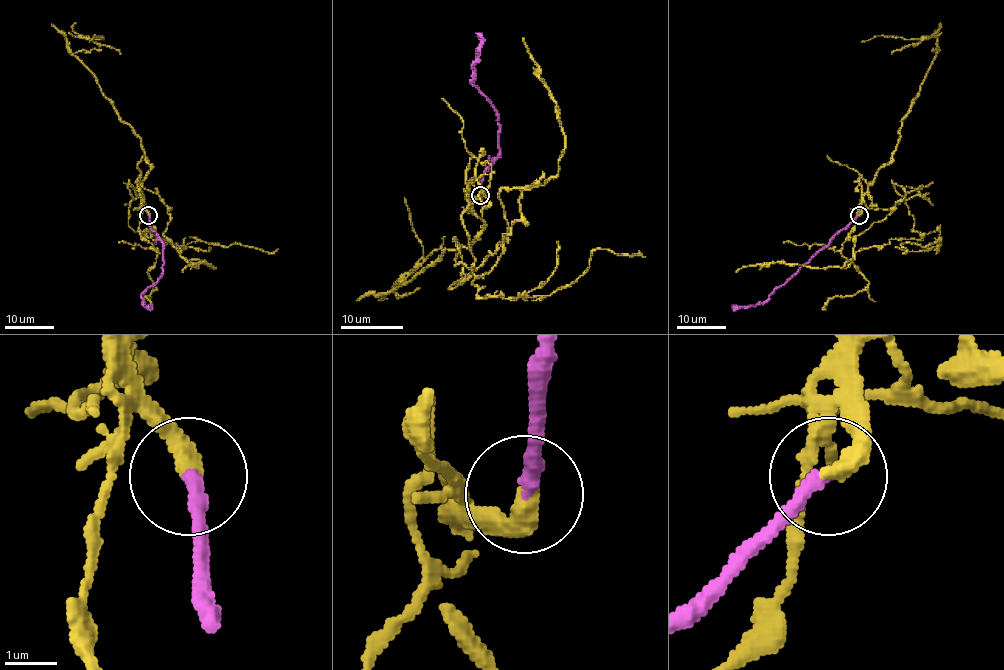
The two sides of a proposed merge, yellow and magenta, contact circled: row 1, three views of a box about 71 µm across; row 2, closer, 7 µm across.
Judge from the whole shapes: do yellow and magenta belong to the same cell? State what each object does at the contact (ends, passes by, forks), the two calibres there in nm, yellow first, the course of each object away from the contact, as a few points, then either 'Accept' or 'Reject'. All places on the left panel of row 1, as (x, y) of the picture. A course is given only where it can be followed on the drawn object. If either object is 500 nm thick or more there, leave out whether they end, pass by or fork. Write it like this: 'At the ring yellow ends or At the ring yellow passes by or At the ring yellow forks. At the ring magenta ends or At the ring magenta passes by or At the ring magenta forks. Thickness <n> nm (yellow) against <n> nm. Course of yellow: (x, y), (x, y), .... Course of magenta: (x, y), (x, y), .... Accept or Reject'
At the ring yellow ends. At the ring magenta ends. Thickness 400 nm (yellow) against 280 nm. Course of yellow: (149, 215), (144, 202), (134, 209), (135, 187), (168, 207), (163, 235), (185, 258), (214, 268), (182, 272). Course of magenta: (149, 215), (149, 226), (163, 245), (163, 266), (162, 274), (141, 297), (149, 306), (145, 307). Reject

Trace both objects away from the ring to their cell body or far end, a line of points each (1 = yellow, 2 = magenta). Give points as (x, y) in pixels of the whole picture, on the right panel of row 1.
1: (858, 215), (863, 202), (923, 198), (923, 187), (854, 237), (841, 267), (735, 272)
2: (858, 215), (763, 302), (732, 307)

